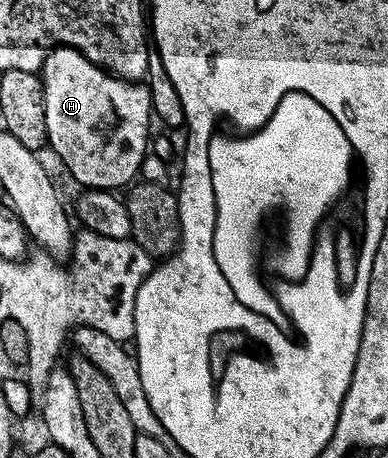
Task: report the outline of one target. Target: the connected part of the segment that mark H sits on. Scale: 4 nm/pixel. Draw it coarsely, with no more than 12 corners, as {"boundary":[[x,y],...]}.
{"boundary":[[50,49],[48,145],[78,187],[138,177],[148,85]]}

